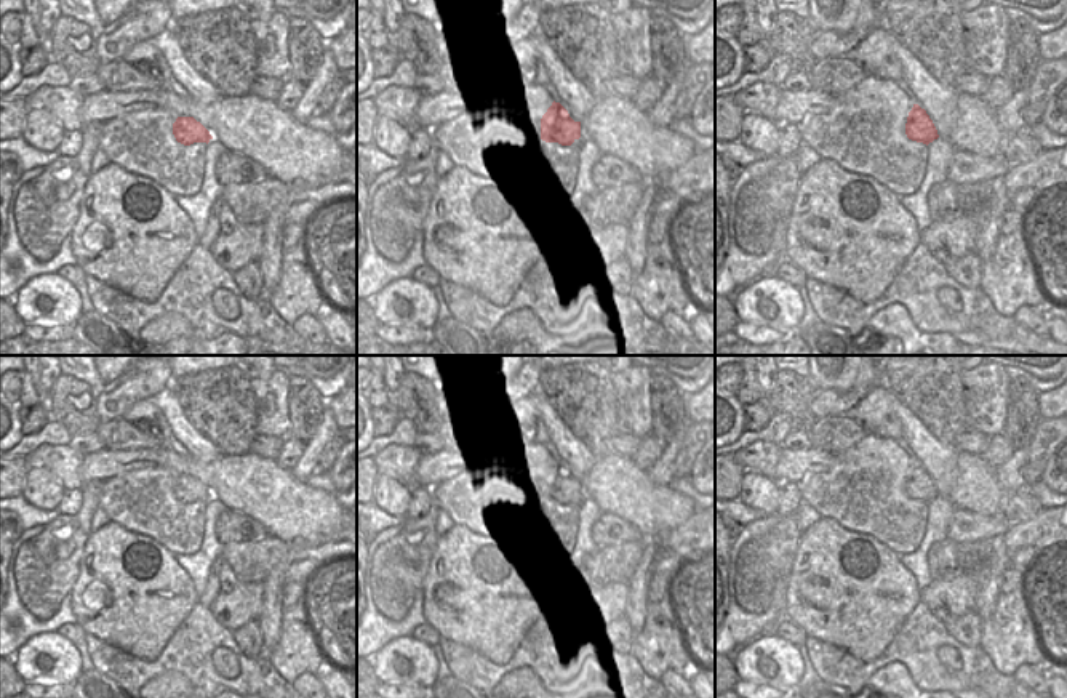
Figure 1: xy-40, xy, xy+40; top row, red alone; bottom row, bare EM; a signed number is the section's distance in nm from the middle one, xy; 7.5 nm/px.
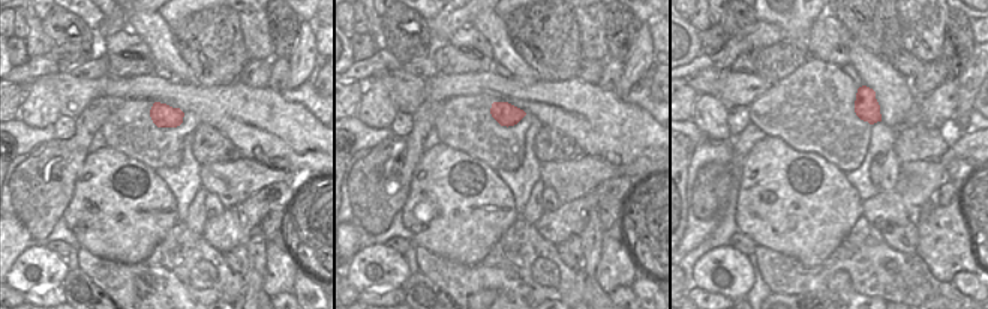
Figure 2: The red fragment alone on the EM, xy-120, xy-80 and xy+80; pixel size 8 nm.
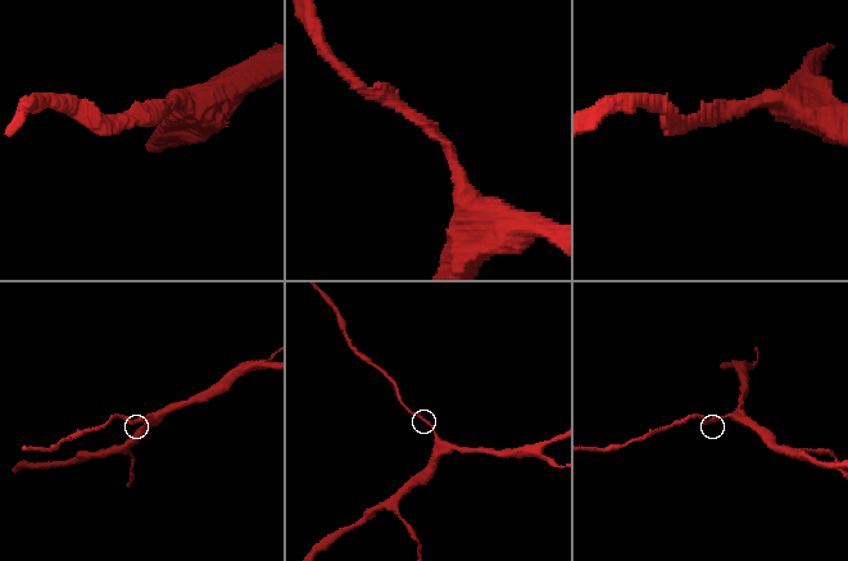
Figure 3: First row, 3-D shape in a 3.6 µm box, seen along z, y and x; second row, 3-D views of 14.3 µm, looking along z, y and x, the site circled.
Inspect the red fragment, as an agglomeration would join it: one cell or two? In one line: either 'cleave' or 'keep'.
keep

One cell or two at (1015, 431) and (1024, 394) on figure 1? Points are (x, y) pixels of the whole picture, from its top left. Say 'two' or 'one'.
one

